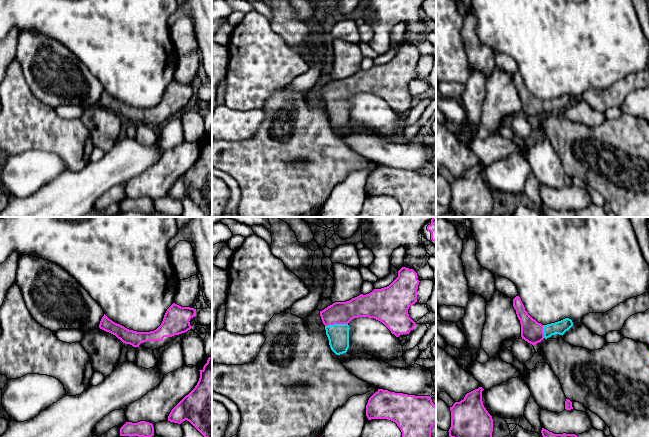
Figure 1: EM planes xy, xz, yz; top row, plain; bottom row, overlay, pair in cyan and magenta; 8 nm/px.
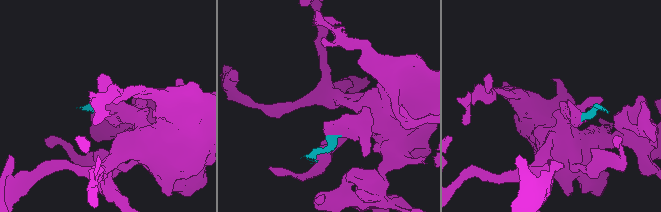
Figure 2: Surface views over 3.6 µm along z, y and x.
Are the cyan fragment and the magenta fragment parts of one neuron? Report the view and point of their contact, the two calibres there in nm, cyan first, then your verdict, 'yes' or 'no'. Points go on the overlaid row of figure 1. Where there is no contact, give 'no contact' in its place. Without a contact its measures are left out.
contact xz (336, 324); calibres 180 and 180 nm; yes

